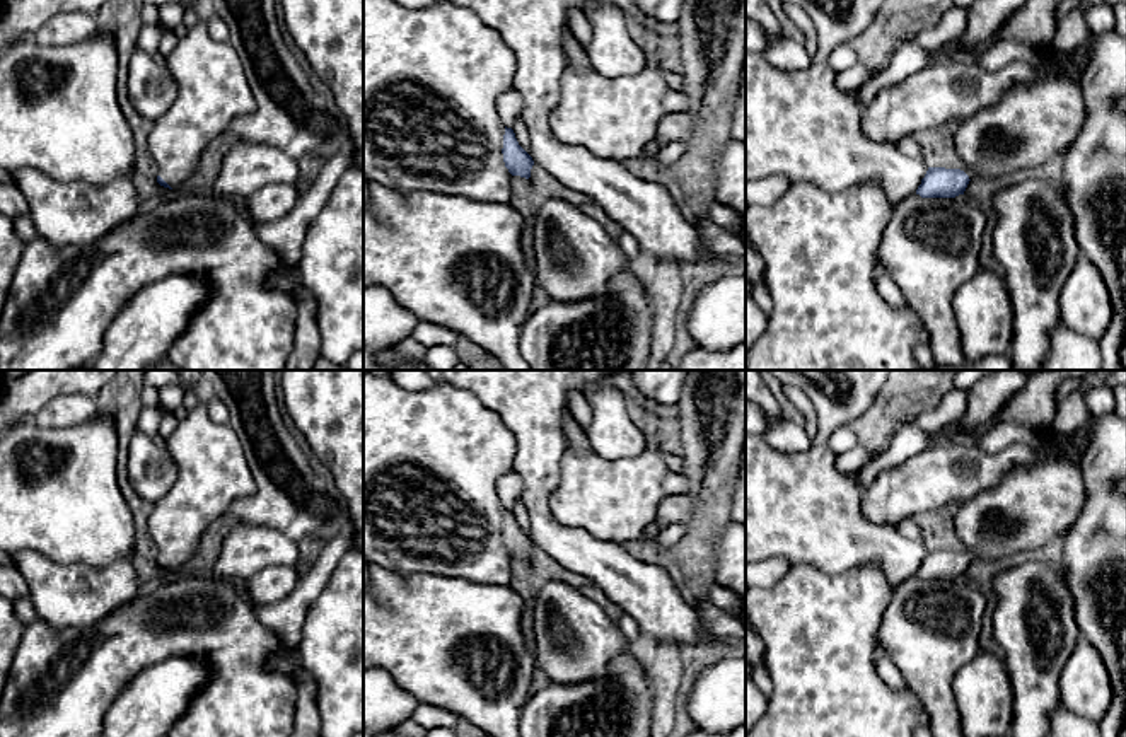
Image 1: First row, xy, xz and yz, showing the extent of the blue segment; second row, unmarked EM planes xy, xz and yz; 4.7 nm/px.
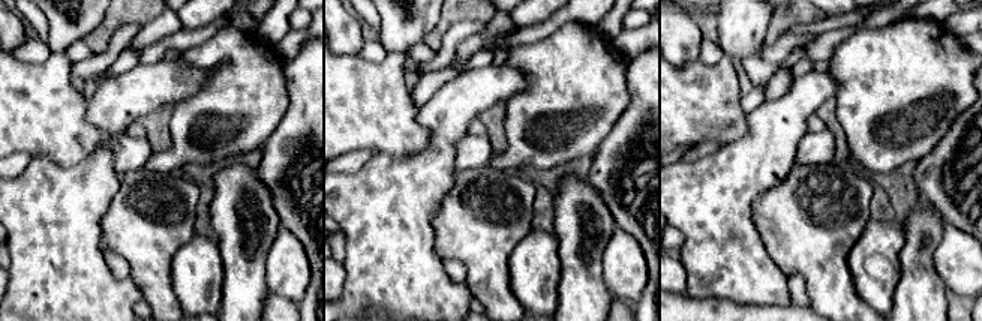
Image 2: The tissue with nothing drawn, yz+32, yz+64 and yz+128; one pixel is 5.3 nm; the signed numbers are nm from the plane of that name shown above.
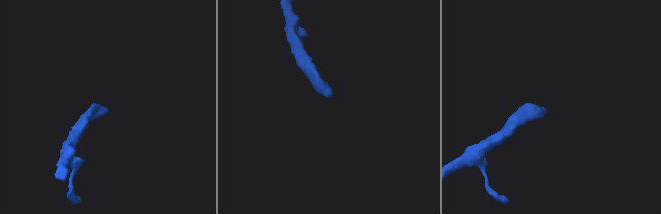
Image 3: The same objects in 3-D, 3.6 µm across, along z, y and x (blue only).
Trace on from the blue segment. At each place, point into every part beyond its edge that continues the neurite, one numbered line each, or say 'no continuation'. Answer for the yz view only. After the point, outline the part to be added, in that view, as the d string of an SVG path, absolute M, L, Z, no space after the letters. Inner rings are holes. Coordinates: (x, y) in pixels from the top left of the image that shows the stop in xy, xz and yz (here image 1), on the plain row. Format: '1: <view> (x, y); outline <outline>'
1: yz (1027, 512); outline M1001 421L974 442L984 452L1001 452L1012 444L1027 444L1037 452L1032 469L1013 469L998 485L961 503L955 517L955 531L962 543L962 553L974 560L1020 560L1036 553L1054 549L1078 519L1087 502L1083 471L1071 462L1048 456L1046 433L1027 425Z

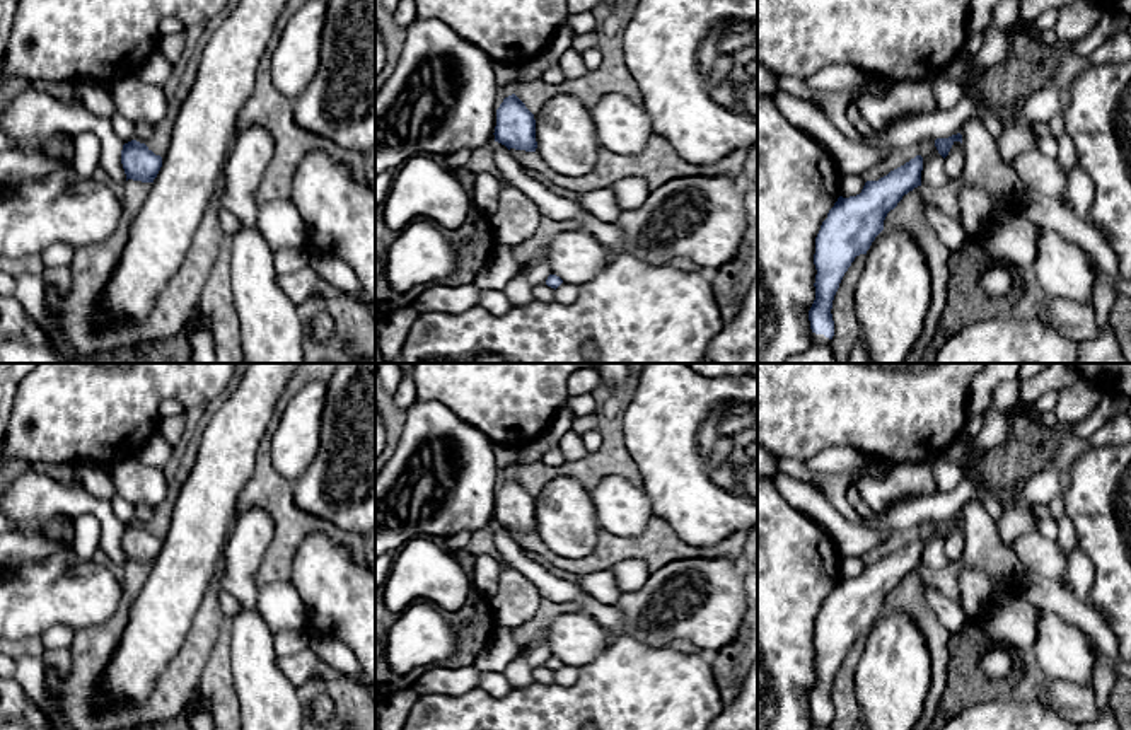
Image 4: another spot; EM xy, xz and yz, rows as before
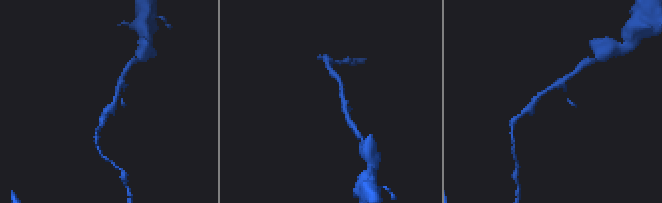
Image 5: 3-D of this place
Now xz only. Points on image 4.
no continuation

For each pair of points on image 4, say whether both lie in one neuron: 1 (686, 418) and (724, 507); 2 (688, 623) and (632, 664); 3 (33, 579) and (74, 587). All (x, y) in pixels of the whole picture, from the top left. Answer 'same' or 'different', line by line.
1: same
2: different
3: same

